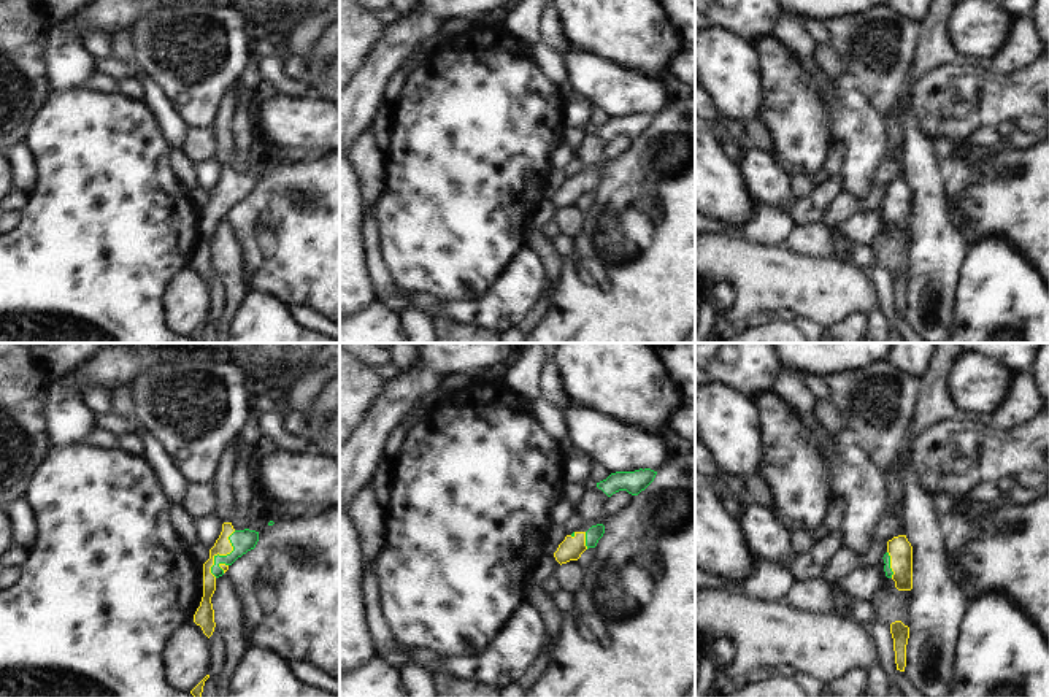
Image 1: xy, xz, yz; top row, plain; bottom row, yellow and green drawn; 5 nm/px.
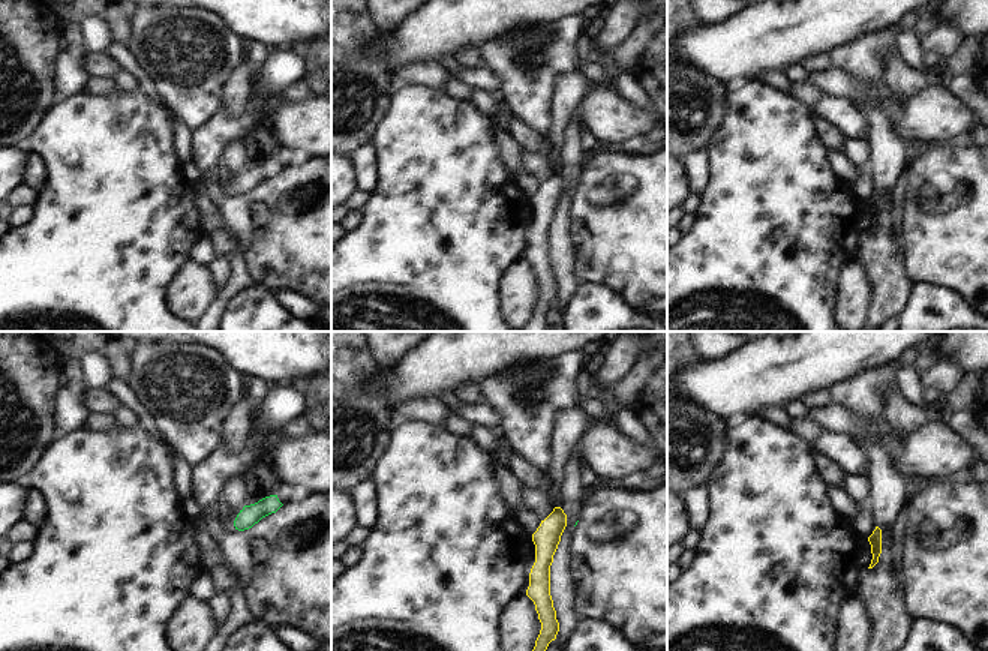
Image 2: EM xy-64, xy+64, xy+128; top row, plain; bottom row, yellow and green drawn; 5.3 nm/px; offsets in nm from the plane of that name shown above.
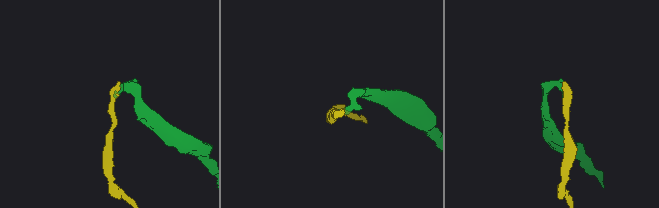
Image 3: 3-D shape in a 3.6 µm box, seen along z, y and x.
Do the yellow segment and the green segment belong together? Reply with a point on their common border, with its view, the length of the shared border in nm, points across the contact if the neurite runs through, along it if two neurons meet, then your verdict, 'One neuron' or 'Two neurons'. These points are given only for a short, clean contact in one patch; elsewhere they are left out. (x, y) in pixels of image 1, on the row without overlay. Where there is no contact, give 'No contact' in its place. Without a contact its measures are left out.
Touches yellow at xy (222, 199). Shared border 260 nm. Path across: xy (222, 191), (222, 199), (245, 184). One neuron.

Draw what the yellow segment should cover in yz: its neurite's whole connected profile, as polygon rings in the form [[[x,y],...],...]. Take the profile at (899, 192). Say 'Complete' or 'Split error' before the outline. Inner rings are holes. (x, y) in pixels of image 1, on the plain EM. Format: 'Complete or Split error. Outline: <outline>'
Split error. Outline: [[[906,179],[893,181],[887,186],[884,198],[884,216],[887,222],[895,225],[898,235],[913,233],[913,191]]]

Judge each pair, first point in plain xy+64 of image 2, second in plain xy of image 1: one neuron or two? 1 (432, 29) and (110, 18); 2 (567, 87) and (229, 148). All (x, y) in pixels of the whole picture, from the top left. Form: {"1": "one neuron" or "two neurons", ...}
{"1": "one neuron", "2": "one neuron"}

